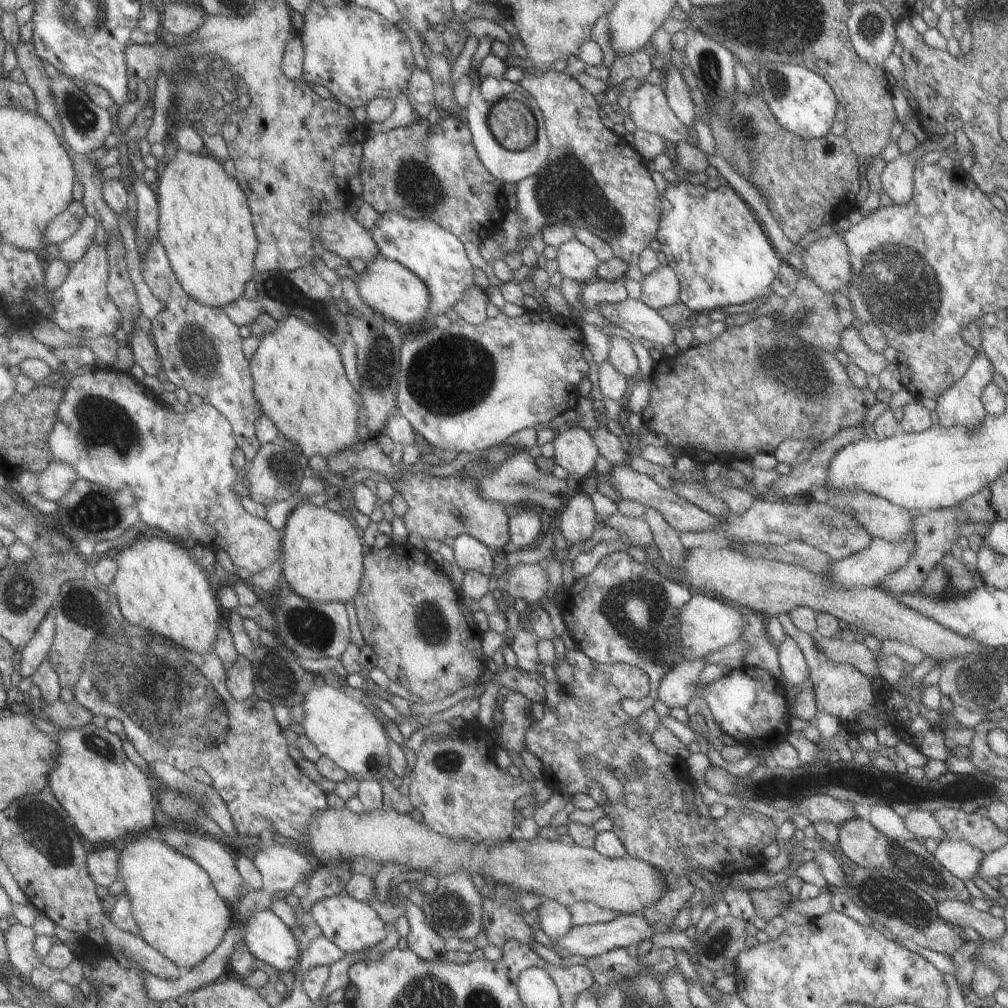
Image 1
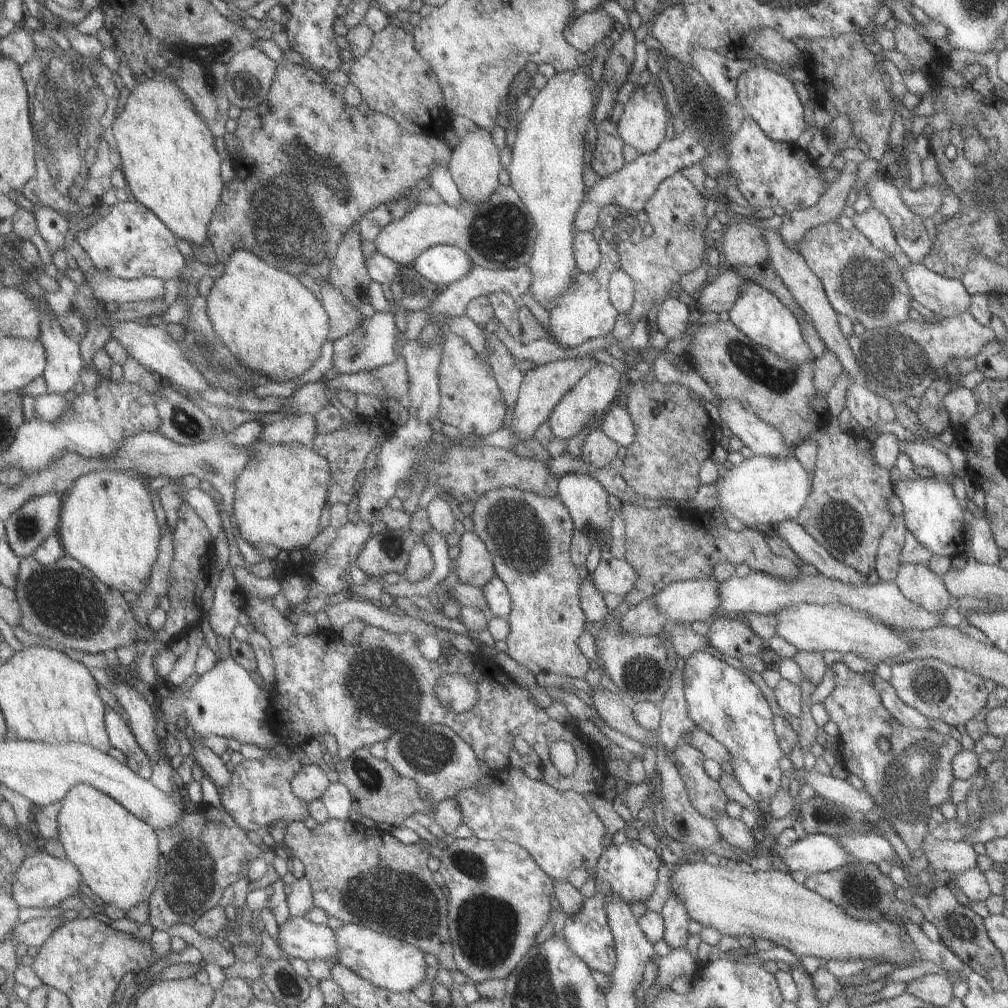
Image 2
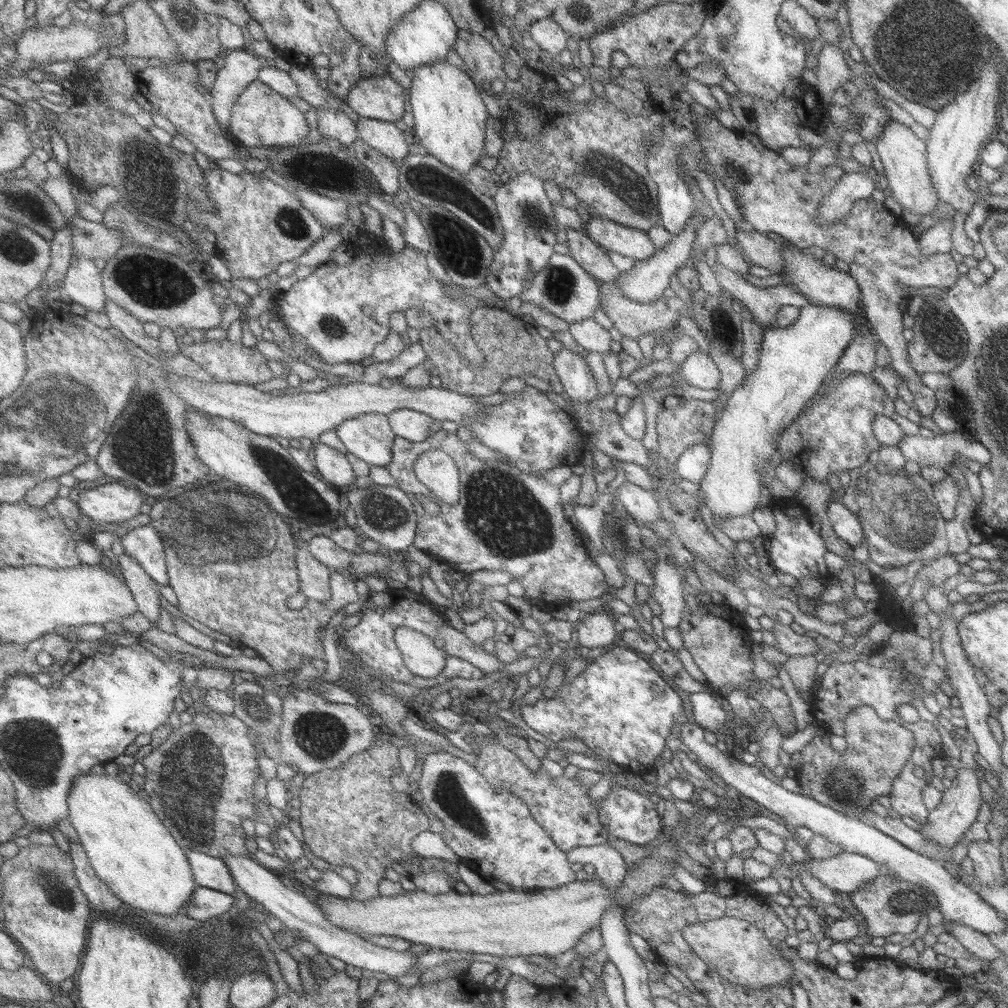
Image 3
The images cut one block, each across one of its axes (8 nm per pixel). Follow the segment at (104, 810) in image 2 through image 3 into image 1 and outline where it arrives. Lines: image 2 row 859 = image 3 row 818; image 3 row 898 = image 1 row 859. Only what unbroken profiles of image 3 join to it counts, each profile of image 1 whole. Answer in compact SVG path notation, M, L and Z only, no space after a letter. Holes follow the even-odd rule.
M152 833L128 839L119 854L120 878L130 894L139 935L177 966L191 970L201 965L222 944L236 919L234 908L218 893L210 874L198 862Z

